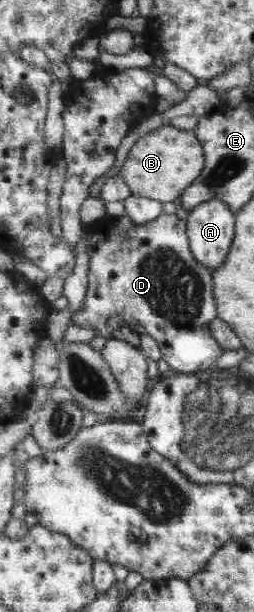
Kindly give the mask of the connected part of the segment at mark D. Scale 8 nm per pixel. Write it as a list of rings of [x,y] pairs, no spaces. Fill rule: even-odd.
[[[162,213],[156,221],[139,225],[127,215],[110,216],[87,225],[87,233],[82,238],[89,239],[87,246],[91,253],[89,288],[85,304],[72,316],[75,325],[92,329],[107,340],[120,338],[132,345],[141,344],[142,334],[151,335],[158,340],[171,373],[192,374],[214,367],[224,349],[213,336],[209,324],[218,318],[212,272],[193,254],[187,220],[175,214]]]

